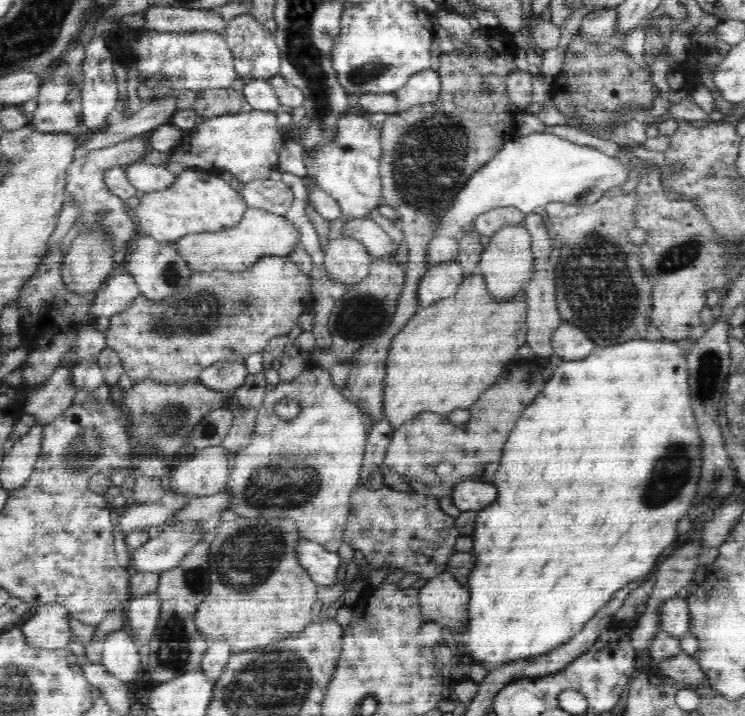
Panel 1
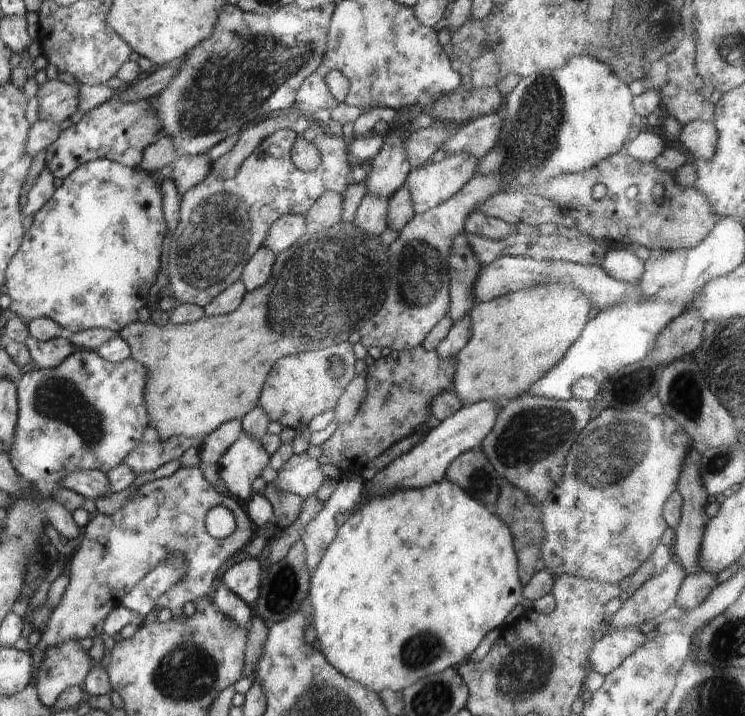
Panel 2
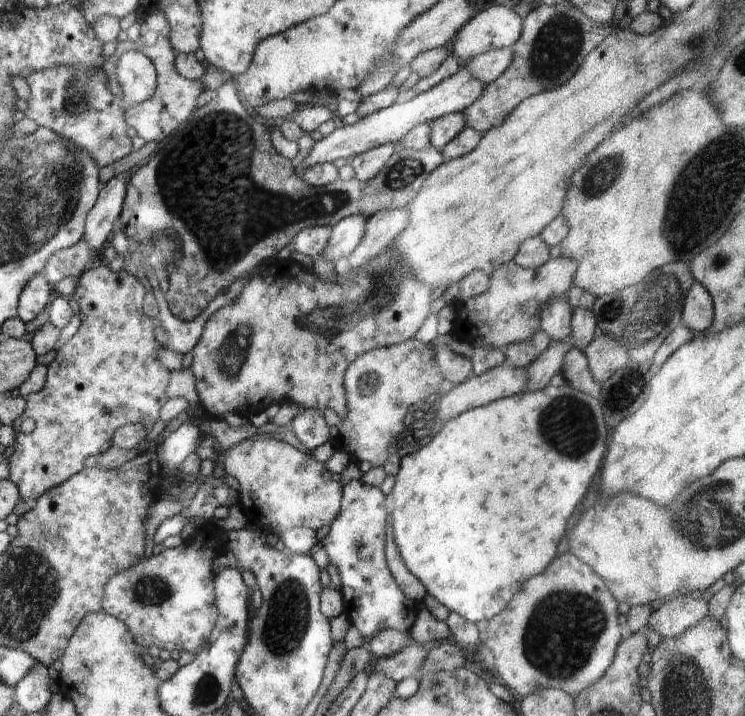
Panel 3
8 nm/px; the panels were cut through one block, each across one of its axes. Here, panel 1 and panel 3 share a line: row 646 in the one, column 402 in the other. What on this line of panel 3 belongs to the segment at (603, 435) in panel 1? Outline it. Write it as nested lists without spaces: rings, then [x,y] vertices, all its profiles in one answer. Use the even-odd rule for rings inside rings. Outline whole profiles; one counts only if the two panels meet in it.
[[[567,382],[561,386],[546,385],[535,391],[524,391],[460,413],[442,426],[442,430],[430,440],[430,444],[426,444],[418,452],[404,455],[399,462],[399,471],[395,476],[396,482],[388,505],[392,516],[394,538],[404,564],[422,581],[427,592],[440,604],[446,606],[450,613],[455,612],[471,623],[480,622],[484,618],[490,620],[508,604],[508,600],[522,588],[522,584],[530,576],[542,574],[556,556],[558,542],[562,540],[568,526],[568,518],[572,516],[578,502],[584,498],[586,490],[592,484],[592,478],[596,476],[602,464],[606,452],[606,442],[604,442],[606,438],[608,430],[604,424],[598,399],[570,386]]]

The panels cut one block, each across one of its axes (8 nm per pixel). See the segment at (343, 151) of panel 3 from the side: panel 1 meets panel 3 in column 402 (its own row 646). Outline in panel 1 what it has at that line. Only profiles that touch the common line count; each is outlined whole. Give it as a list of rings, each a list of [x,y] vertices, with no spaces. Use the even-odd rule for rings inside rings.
[[[125,628],[108,633],[99,648],[101,664],[116,678],[130,682],[143,671],[145,651],[139,649]]]

